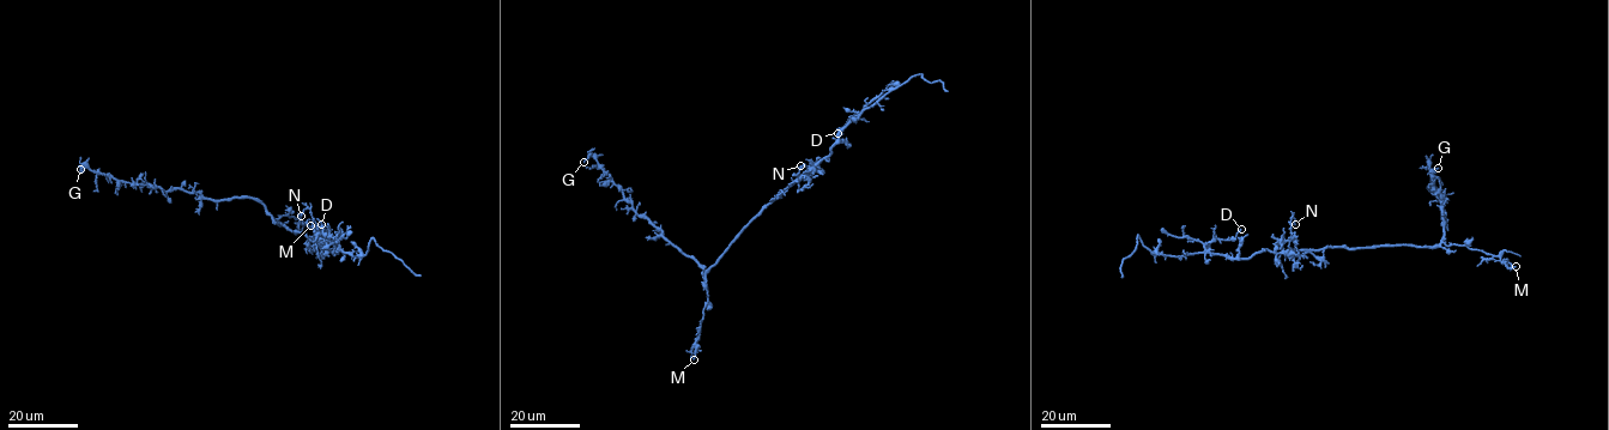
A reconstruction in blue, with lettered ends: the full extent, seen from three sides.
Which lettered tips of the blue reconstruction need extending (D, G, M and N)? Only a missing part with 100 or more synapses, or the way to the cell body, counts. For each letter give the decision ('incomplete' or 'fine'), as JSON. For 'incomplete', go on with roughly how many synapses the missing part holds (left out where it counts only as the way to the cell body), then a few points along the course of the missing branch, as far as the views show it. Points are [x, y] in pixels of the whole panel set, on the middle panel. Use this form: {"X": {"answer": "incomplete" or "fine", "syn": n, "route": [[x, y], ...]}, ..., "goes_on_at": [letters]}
{"D": {"answer": "fine"}, "G": {"answer": "fine"}, "M": {"answer": "fine"}, "N": {"answer": "fine"}, "goes_on_at": []}

